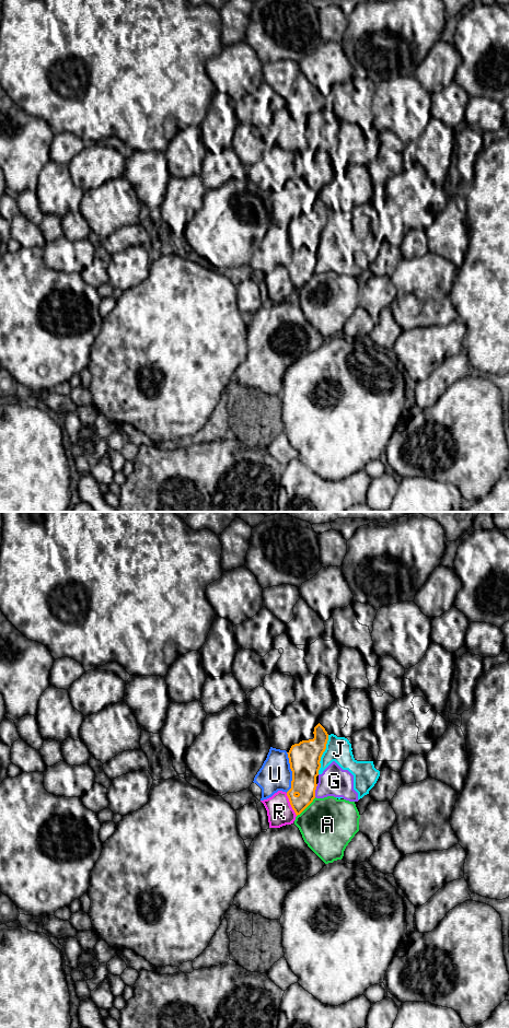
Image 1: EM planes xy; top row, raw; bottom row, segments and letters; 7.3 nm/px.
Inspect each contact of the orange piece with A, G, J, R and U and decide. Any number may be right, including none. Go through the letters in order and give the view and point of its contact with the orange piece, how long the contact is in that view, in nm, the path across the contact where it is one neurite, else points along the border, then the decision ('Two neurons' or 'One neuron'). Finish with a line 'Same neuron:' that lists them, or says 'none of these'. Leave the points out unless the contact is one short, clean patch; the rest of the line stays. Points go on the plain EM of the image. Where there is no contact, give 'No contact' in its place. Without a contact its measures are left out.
A: Touches orange at xy (305, 282). Shared border 200 nm. Two neurons
G: Touches orange at xy (314, 266). Shared border 100 nm. Two neurons
J: Touches orange at xy (322, 229). Shared border 300 nm. Two neurons
R: Touches orange at xy (290, 279). Shared border 190 nm. Two neurons
U: Touches orange at xy (292, 247). Shared border 300 nm. Two neurons
Same neuron: none of these

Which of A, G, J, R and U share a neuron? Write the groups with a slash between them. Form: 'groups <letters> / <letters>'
groups A / G J / R / U

